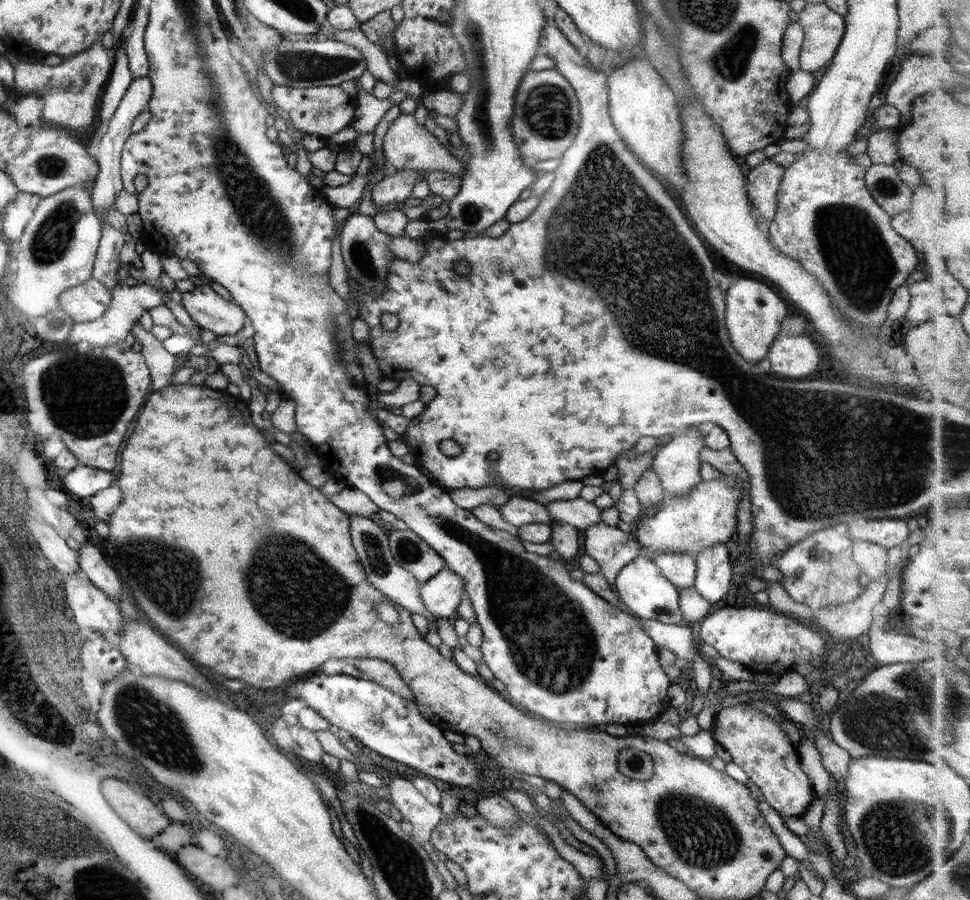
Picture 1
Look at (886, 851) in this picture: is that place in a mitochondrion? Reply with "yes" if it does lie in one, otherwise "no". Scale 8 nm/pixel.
yes

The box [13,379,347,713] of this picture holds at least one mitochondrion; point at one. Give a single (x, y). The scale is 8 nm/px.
(179, 570)

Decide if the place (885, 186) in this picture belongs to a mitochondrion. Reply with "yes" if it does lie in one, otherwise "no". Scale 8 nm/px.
yes

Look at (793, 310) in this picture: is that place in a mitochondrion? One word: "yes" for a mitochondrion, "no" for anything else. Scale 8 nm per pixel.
no

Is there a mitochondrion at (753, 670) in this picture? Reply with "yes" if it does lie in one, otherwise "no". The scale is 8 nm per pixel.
no

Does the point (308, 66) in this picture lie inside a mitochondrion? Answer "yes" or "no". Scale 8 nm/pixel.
yes

